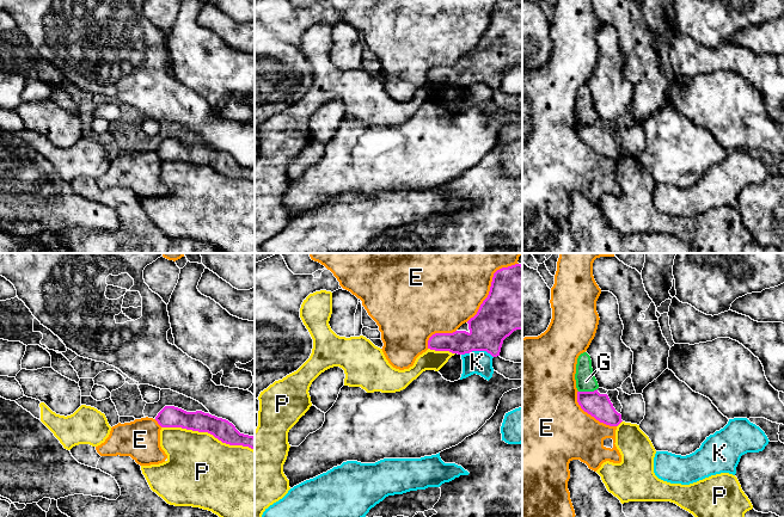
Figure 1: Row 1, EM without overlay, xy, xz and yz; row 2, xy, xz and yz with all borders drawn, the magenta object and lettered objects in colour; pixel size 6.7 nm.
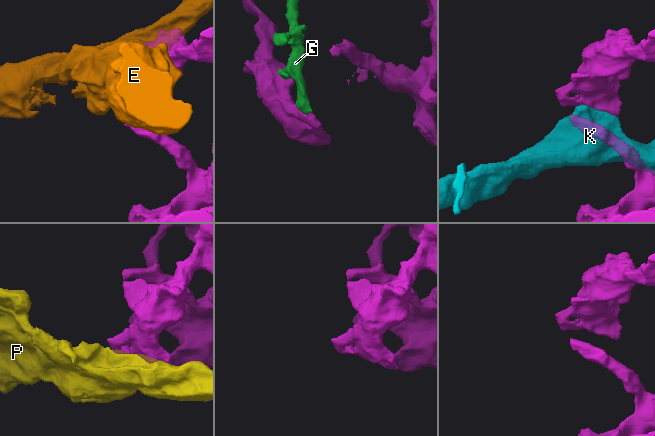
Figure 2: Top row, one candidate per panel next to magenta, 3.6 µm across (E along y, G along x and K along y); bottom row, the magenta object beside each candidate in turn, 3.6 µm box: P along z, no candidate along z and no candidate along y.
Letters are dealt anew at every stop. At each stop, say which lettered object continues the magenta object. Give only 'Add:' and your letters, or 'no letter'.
Add: no letter

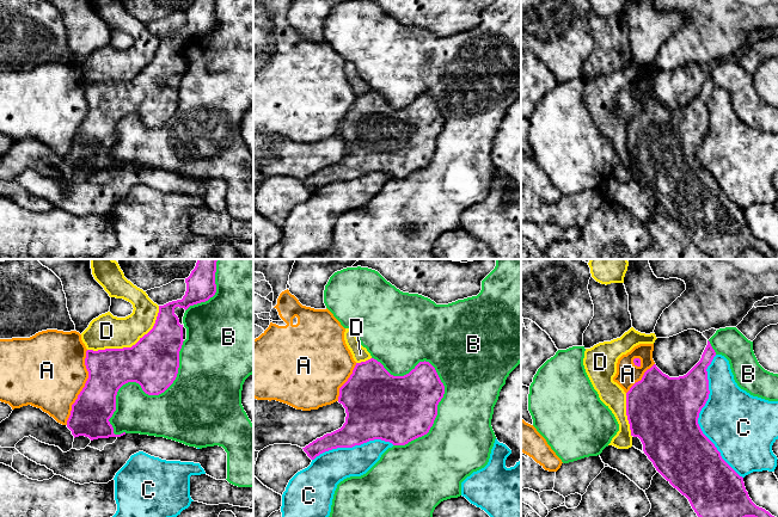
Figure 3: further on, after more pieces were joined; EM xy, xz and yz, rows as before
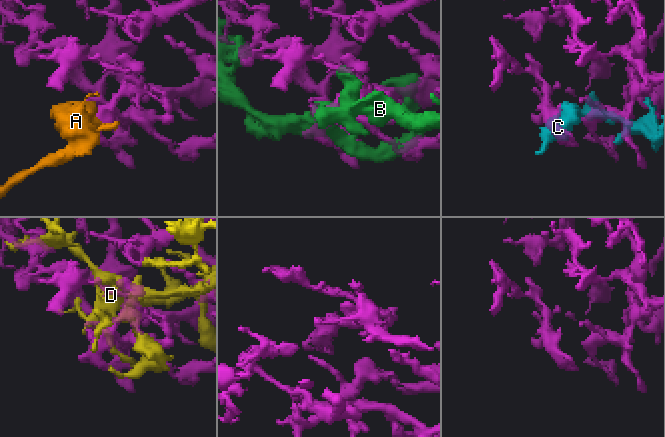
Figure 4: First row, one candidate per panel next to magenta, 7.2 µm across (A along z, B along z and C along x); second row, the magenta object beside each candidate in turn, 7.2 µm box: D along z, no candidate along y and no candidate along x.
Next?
Add: no letter

